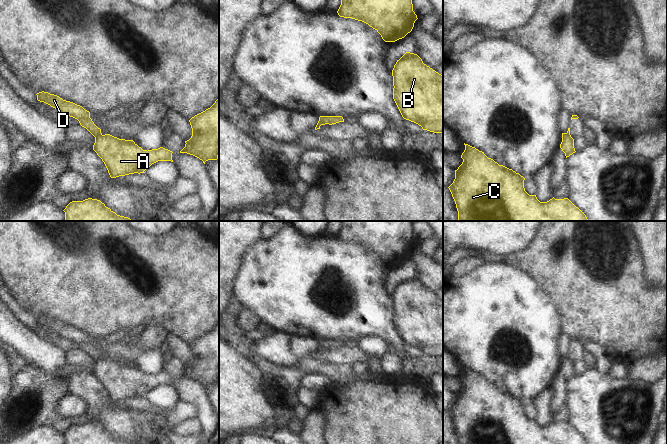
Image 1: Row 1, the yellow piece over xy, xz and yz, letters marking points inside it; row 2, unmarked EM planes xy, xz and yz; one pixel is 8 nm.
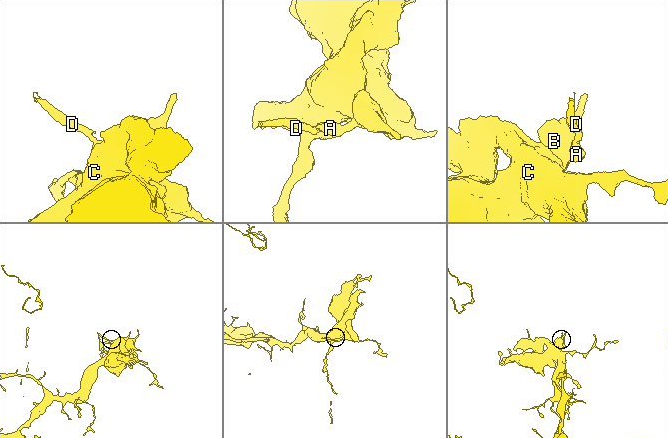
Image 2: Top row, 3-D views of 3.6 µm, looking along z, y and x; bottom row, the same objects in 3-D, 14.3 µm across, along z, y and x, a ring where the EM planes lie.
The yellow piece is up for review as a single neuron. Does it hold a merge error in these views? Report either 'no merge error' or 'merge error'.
merge error

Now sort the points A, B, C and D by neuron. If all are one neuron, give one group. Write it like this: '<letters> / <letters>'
A B C / D

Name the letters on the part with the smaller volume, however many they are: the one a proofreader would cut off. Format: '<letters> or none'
D

